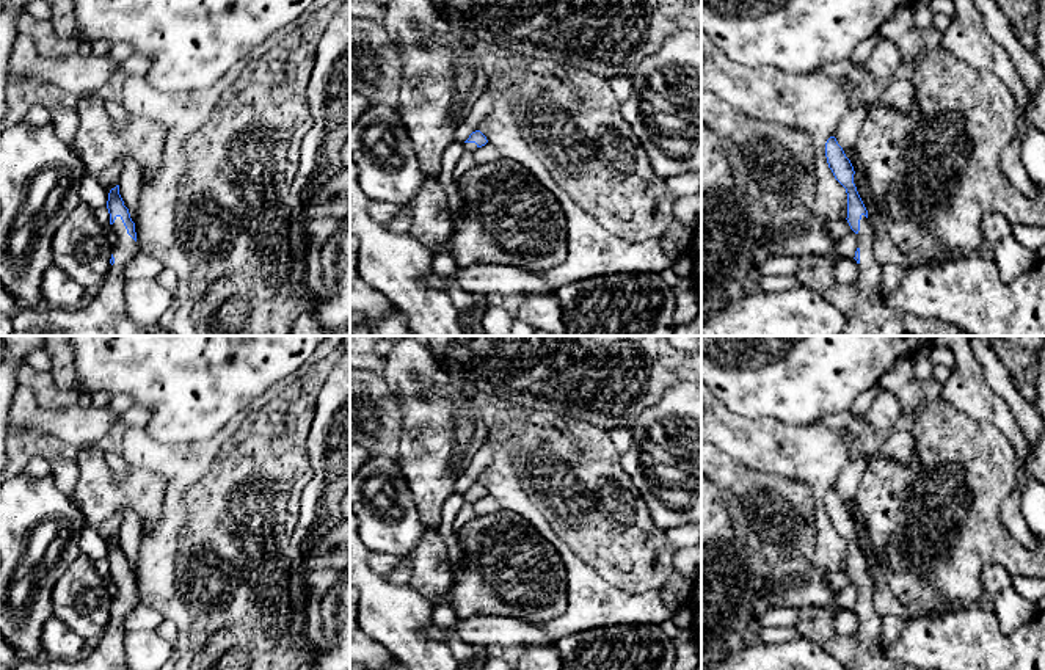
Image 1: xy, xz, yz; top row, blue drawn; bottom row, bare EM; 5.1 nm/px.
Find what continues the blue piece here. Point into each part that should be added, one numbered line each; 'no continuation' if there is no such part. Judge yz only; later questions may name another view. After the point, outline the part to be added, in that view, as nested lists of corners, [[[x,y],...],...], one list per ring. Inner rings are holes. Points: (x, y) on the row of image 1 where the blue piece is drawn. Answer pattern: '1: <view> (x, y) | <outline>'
1: yz (865, 314) | [[[861,215],[857,235],[860,276],[854,286],[839,284],[835,278],[836,262],[821,254],[802,256],[796,273],[802,287],[817,292],[827,303],[836,306],[844,314],[846,323],[839,336],[968,336],[963,330],[948,322],[924,319],[885,306],[880,301],[880,267],[872,251],[872,232],[865,215]]]

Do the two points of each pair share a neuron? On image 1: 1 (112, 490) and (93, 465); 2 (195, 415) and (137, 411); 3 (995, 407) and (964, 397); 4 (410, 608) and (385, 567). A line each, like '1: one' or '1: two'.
1: one
2: two
3: one
4: two

